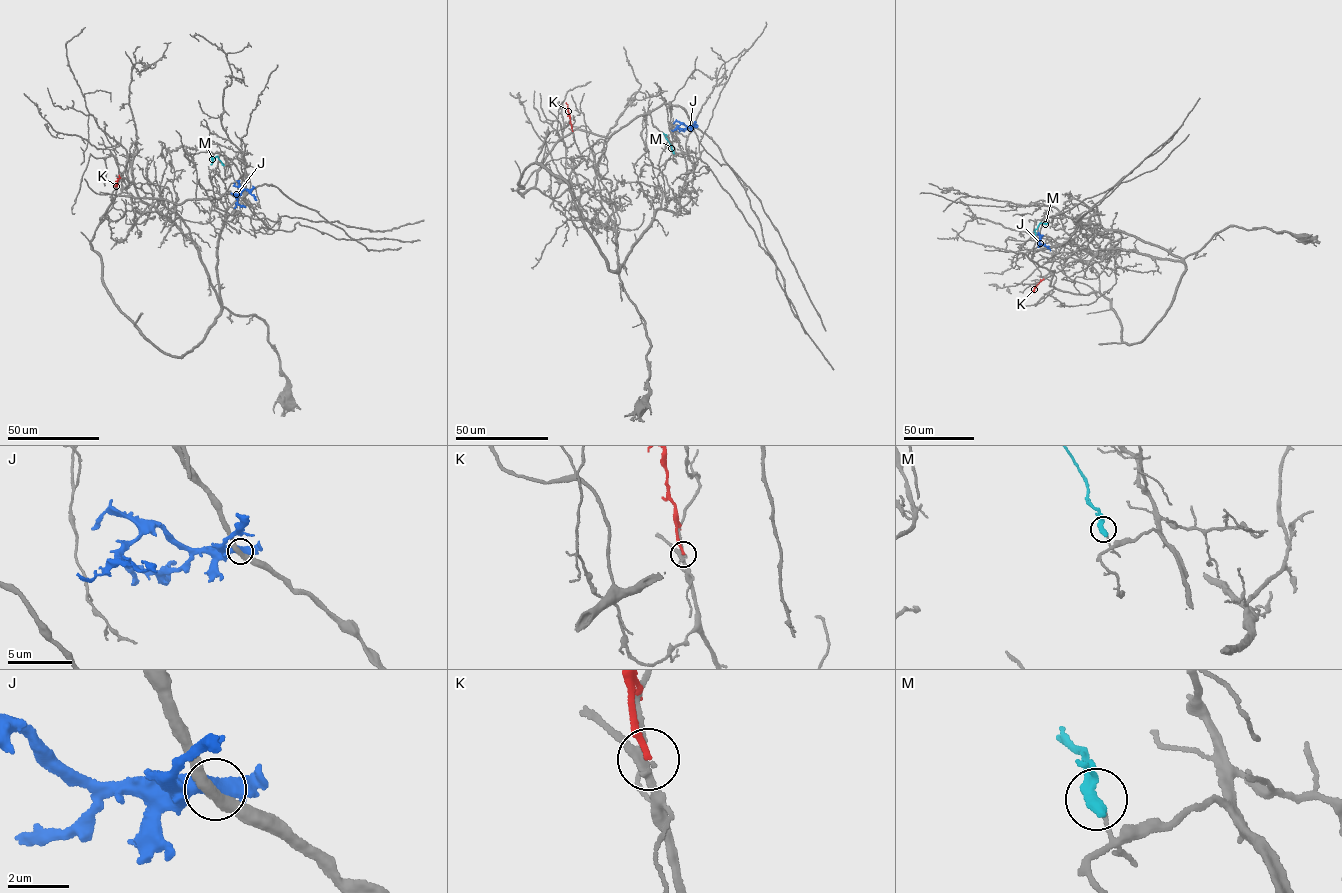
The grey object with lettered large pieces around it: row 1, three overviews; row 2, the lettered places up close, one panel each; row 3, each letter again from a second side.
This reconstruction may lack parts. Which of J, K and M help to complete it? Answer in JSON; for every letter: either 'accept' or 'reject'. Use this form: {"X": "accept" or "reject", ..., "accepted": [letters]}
{"J": "reject", "K": "reject", "M": "reject", "accepted": []}

